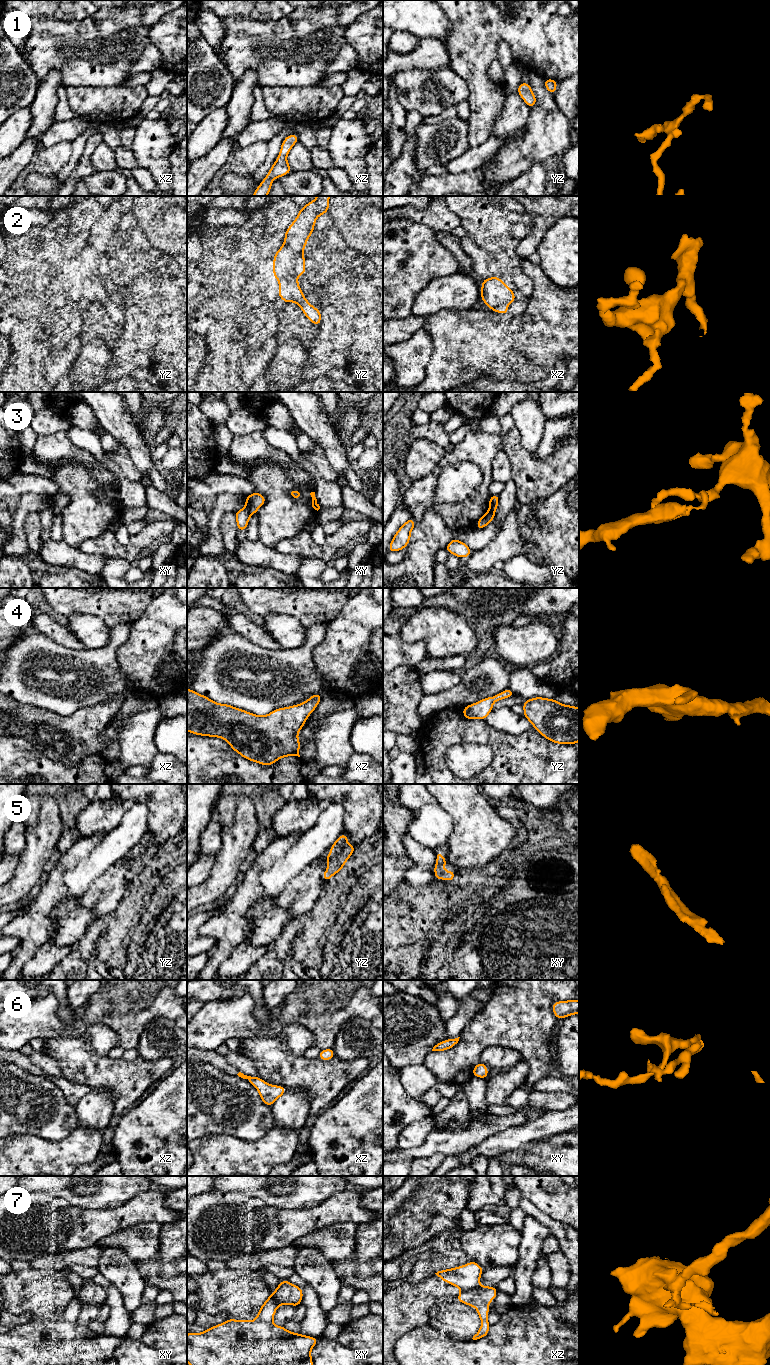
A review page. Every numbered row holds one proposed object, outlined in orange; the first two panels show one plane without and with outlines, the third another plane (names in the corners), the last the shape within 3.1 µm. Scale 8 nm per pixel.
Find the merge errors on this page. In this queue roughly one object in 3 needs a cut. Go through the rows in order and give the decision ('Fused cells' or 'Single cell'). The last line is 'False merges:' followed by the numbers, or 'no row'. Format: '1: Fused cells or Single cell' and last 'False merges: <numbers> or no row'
1: Single cell
2: Fused cells
3: Fused cells
4: Single cell
5: Single cell
6: Single cell
7: Fused cells
False merges: 2, 3, 7

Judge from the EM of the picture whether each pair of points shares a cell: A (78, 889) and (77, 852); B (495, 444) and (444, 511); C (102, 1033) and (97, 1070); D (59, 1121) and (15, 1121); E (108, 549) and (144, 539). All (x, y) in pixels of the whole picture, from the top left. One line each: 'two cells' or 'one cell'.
A: two cells
B: one cell
C: two cells
D: one cell
E: one cell

